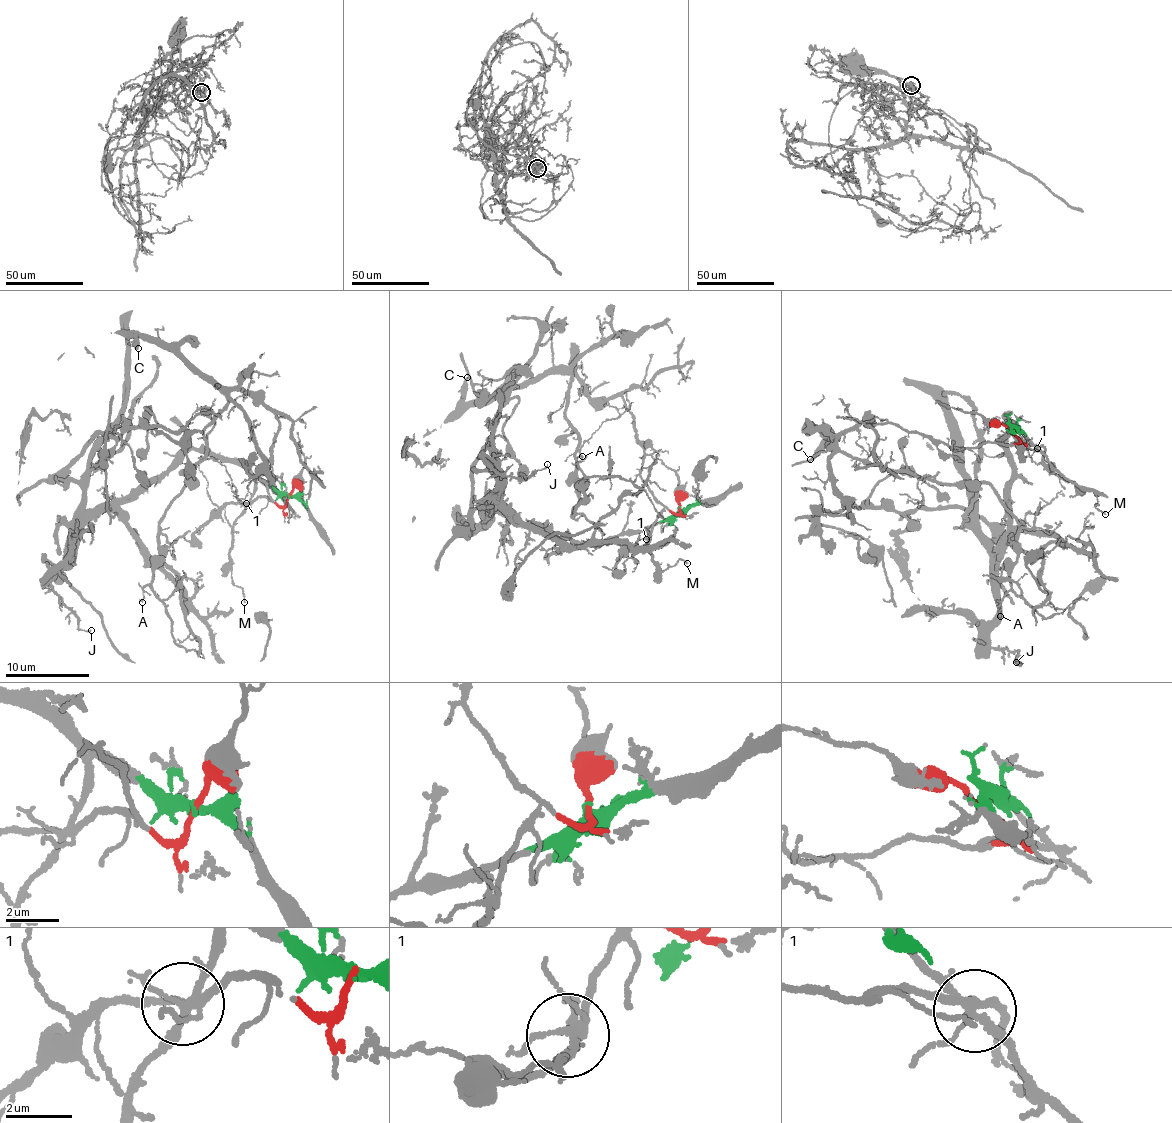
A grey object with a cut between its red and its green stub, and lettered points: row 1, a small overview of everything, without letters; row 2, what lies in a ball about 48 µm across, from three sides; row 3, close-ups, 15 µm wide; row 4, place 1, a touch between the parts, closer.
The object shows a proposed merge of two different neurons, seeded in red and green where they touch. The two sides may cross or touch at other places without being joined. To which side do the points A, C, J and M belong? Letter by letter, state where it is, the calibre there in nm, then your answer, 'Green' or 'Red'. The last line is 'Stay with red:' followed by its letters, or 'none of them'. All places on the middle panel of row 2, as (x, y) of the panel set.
A: Place: (582, 456). Thickness 140 nm. Red
C: Place: (467, 377). Thickness 280 nm. Red
J: Place: (547, 464). Thickness 120 nm. Green
M: Place: (687, 563). Thickness 120 nm. Green
Stay with red: A, C

